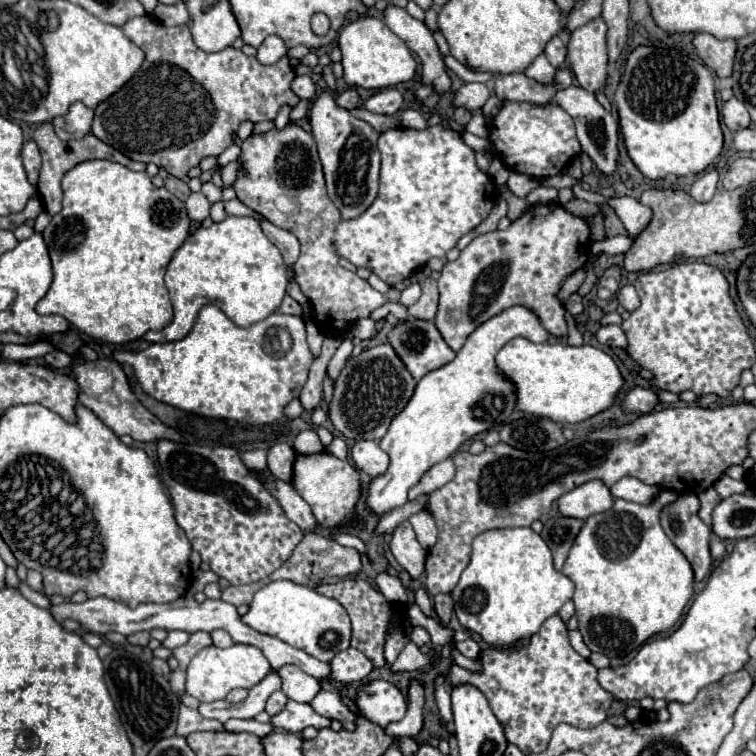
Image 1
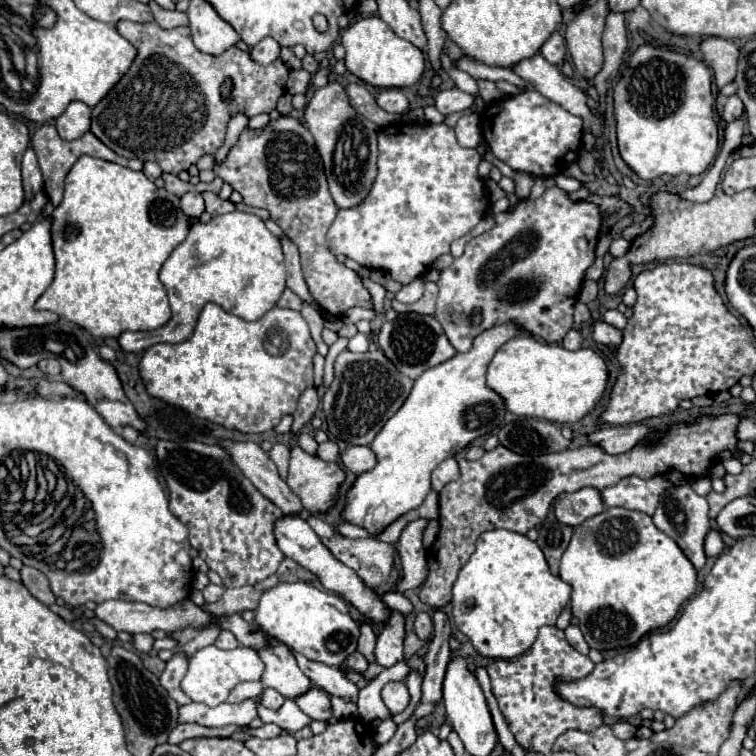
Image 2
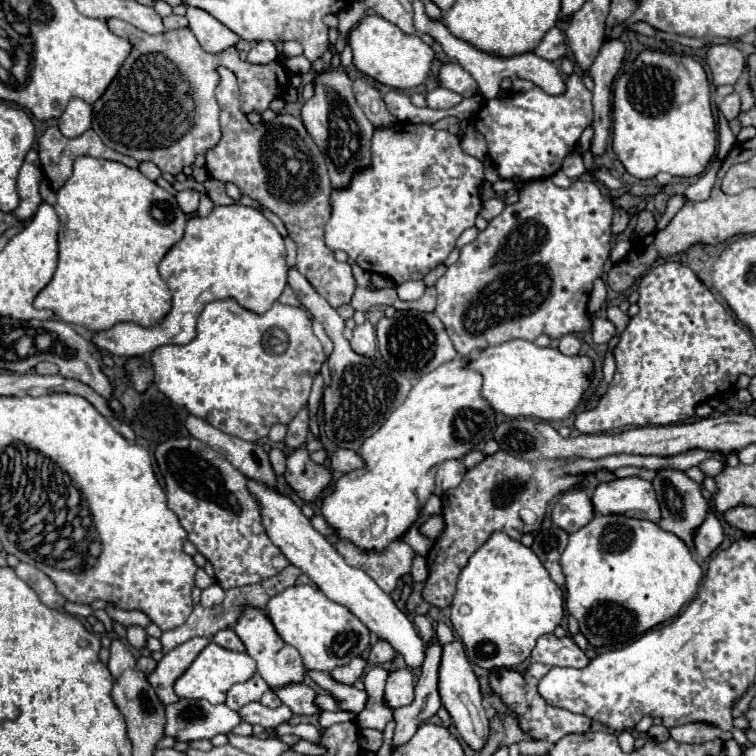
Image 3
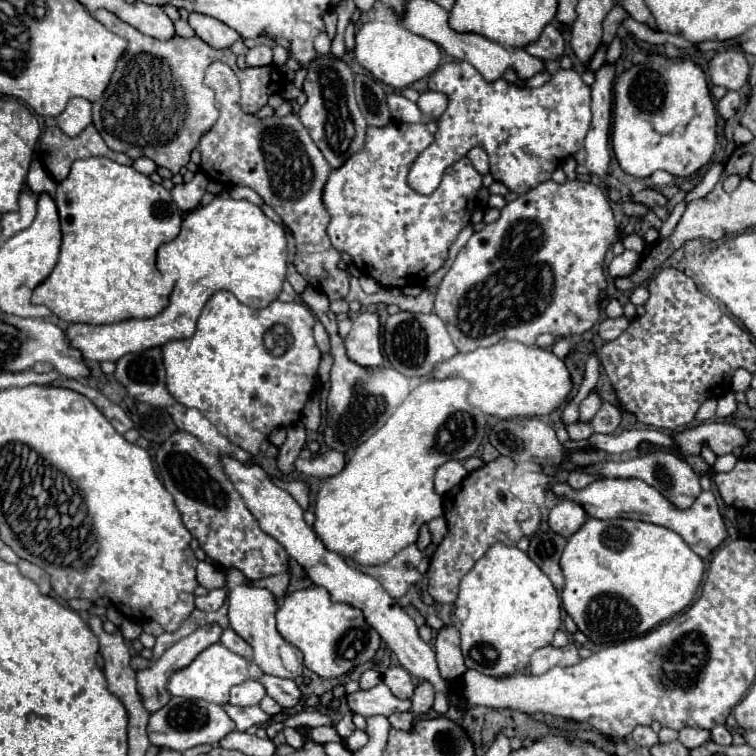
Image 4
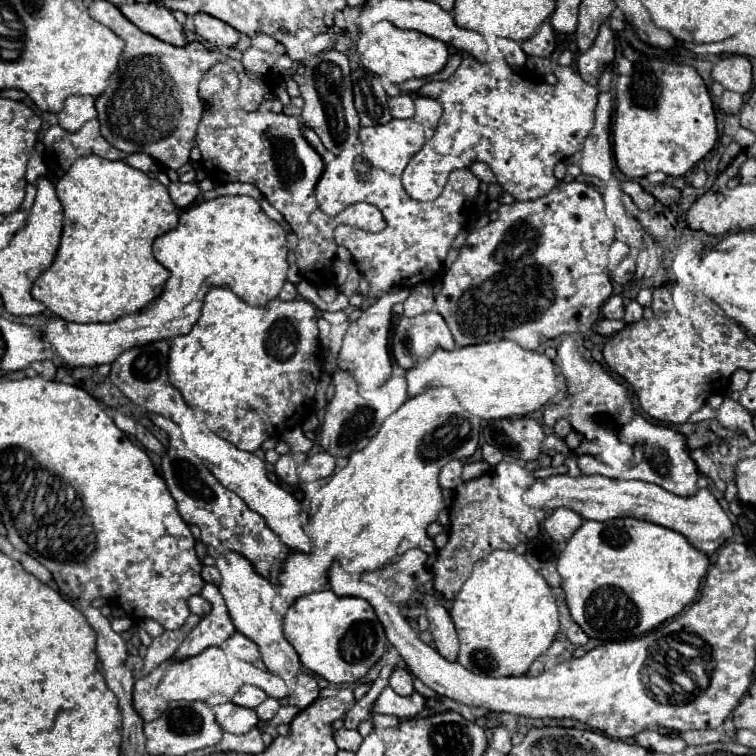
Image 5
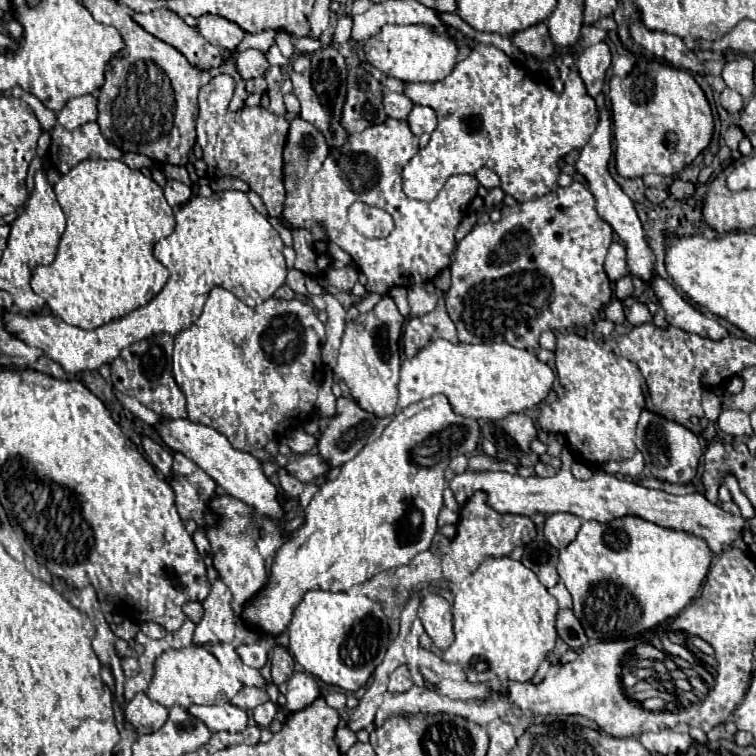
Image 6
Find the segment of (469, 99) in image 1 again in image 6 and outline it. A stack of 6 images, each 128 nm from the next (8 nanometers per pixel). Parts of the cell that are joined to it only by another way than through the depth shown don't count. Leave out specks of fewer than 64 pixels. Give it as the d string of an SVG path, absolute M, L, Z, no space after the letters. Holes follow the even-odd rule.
M414 106L406 118L410 130L414 136L420 136L424 132L432 132L436 128L436 112L428 106Z

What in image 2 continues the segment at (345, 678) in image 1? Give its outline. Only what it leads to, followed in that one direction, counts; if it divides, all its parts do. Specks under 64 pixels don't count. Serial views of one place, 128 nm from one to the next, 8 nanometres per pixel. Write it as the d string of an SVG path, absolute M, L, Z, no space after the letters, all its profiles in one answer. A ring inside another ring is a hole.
M354 652L352 656L348 656L348 660L344 662L344 666L346 666L348 670L366 672L366 668L368 668L368 662L366 662L366 658L364 658L360 652Z

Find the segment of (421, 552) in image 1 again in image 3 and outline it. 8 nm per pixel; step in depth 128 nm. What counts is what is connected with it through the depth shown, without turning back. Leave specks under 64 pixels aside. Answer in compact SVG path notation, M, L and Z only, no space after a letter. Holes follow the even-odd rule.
M430 516L422 526L420 526L420 532L428 538L438 538L444 530L444 518L442 516ZM416 556L414 558L412 578L414 578L414 582L424 582L428 578L428 566L426 566L426 560L422 556Z

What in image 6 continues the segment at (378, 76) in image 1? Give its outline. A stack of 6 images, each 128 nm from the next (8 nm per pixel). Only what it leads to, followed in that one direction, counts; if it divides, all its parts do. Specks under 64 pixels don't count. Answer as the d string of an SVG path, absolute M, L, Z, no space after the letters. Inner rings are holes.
M386 24L366 42L364 54L366 62L370 62L382 74L394 76L402 82L440 82L456 66L458 45L450 38L450 34L440 34L426 24Z

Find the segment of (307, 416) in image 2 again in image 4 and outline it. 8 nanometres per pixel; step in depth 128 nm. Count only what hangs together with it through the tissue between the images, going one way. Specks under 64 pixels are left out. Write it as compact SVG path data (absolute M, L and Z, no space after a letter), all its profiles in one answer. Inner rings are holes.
M298 422L298 424L288 428L288 438L286 438L284 446L278 452L280 472L284 472L284 474L294 472L294 462L296 462L300 450L304 448L304 444L306 444L306 430L304 430L302 422Z

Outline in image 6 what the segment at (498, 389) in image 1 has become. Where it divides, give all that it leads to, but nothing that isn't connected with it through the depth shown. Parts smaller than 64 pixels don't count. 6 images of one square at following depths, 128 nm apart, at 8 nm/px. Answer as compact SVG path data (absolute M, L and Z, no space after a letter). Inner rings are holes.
M442 394L432 396L432 398L426 398L426 400L420 400L420 402L412 404L412 406L408 406L408 408L400 410L400 412L392 418L392 422L384 428L384 432L380 434L380 438L368 442L368 444L360 450L360 454L358 454L356 458L352 458L350 462L346 462L346 464L340 468L338 478L328 480L326 484L322 484L322 486L318 488L318 492L314 494L314 498L310 500L310 504L304 508L304 526L300 526L296 532L292 532L292 536L290 536L290 540L288 540L288 546L282 544L282 546L278 548L278 552L276 552L276 556L274 556L274 560L272 560L272 566L270 566L268 584L266 584L250 602L244 604L240 618L246 622L246 626L256 628L256 630L262 630L264 636L268 636L268 638L278 638L278 636L282 634L282 630L290 624L290 616L294 614L296 606L300 604L302 596L304 596L308 590L346 592L346 590L350 590L352 586L358 586L358 584L366 582L366 580L370 580L372 576L376 576L376 574L382 572L382 570L390 570L390 568L398 568L398 566L408 564L408 562L412 560L412 556L416 556L416 554L428 550L430 544L432 544L434 534L438 532L436 518L438 518L440 508L444 506L444 502L442 502L442 492L444 492L444 488L448 486L448 482L446 482L446 478L444 478L444 470L448 468L448 462L450 462L450 458L452 458L452 452L470 454L470 452L476 448L476 440L466 440L466 428L464 428L464 426L466 426L466 418L456 416L456 414L452 412L452 408L450 408L446 396L442 396ZM400 516L404 516L402 520L404 520L404 524L408 524L408 540L400 540L400 542L398 542L398 538L396 538L396 526L398 526L398 522L400 522Z

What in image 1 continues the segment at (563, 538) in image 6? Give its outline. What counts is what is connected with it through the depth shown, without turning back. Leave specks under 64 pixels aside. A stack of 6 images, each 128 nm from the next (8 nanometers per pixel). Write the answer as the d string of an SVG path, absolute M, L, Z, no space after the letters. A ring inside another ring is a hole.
M590 480L558 498L560 514L568 518L580 518L580 520L606 512L608 508L612 508L612 504L614 498L600 480Z

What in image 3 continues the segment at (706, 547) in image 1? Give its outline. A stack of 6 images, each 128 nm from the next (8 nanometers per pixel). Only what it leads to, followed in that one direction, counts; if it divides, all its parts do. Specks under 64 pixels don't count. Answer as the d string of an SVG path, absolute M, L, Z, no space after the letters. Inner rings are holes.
M660 468L656 470L656 478L652 480L652 486L658 494L658 502L662 506L662 520L660 520L660 528L676 534L678 538L682 538L688 546L692 546L692 538L694 538L694 528L698 528L708 512L708 502L702 496L702 484L690 480L682 470L674 470L674 468Z

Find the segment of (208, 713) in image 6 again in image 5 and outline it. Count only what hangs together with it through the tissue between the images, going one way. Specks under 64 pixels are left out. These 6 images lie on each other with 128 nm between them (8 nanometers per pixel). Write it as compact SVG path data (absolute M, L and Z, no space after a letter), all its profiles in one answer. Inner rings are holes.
M232 702L218 704L212 710L214 710L214 716L216 716L216 722L222 726L224 732L244 734L250 728L258 726L258 722L260 722L254 708L240 708L240 706L232 704Z

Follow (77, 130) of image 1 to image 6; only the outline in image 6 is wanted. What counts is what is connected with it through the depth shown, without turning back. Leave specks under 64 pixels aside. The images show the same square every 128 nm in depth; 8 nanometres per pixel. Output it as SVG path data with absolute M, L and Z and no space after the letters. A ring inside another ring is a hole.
M86 94L86 96L78 96L66 102L66 106L58 112L58 122L68 128L74 130L86 122L94 122L98 118L98 110L96 110L96 96Z

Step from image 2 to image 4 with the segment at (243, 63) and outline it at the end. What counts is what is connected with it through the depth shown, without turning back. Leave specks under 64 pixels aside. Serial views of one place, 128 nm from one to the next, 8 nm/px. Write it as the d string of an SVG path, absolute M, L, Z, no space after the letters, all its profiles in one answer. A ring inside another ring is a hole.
M104 8L96 10L94 18L114 34L128 38L128 48L118 60L106 92L92 104L94 126L108 148L116 152L124 152L132 158L146 156L158 166L168 168L172 174L178 174L178 170L184 166L184 158L186 164L190 162L190 152L198 146L200 136L208 132L216 122L212 90L202 82L206 68L214 60L220 60L234 68L236 76L240 78L240 86L244 86L246 112L256 114L262 106L266 106L270 92L276 92L280 76L276 74L274 66L240 70L236 64L236 56L230 50L210 48L200 38L174 36L168 42L160 42L144 36L134 26L122 22L118 16ZM140 56L144 60L140 60Z

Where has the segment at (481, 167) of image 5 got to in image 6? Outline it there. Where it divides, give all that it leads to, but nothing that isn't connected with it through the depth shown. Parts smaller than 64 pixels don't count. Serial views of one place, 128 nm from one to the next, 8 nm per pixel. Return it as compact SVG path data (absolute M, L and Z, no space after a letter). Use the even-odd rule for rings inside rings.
M482 168L482 170L476 174L476 180L478 180L478 184L484 186L486 190L492 190L492 188L496 188L496 186L500 184L498 176L496 176L492 170L486 170L486 168Z

